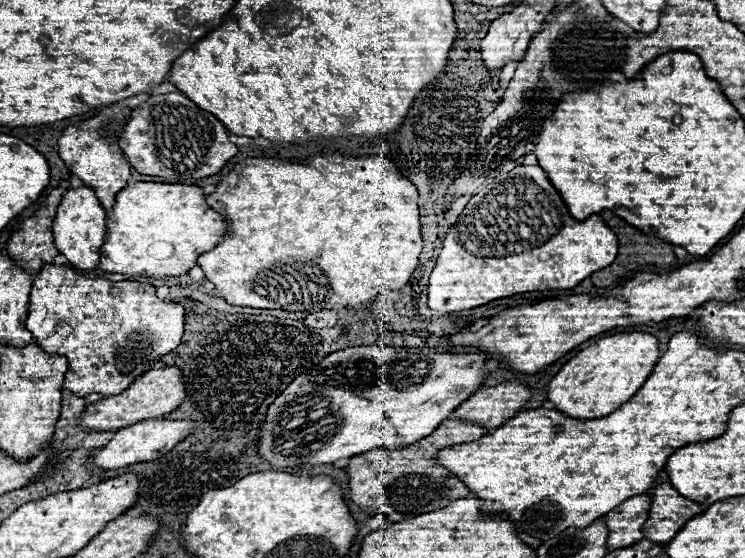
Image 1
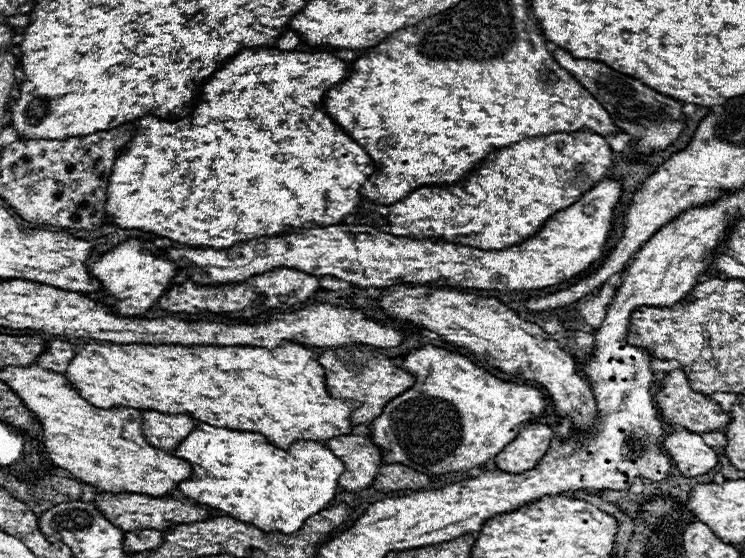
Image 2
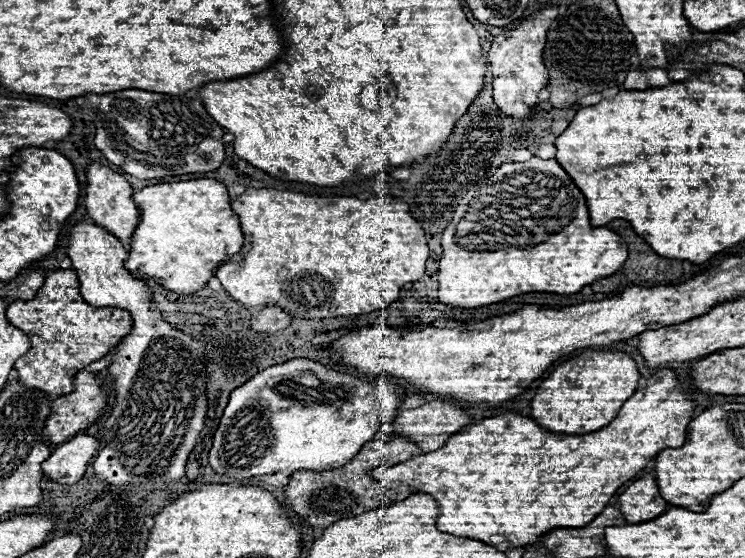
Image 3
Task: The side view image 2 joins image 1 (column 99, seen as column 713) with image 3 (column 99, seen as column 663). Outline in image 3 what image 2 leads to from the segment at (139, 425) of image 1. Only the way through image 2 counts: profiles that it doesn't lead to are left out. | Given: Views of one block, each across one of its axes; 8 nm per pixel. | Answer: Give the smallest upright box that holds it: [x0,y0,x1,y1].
[42,434,100,484]

